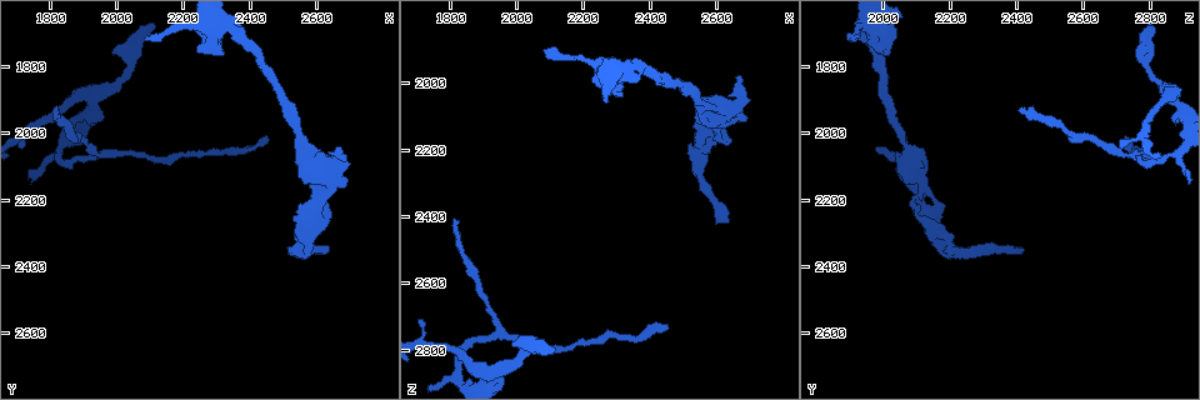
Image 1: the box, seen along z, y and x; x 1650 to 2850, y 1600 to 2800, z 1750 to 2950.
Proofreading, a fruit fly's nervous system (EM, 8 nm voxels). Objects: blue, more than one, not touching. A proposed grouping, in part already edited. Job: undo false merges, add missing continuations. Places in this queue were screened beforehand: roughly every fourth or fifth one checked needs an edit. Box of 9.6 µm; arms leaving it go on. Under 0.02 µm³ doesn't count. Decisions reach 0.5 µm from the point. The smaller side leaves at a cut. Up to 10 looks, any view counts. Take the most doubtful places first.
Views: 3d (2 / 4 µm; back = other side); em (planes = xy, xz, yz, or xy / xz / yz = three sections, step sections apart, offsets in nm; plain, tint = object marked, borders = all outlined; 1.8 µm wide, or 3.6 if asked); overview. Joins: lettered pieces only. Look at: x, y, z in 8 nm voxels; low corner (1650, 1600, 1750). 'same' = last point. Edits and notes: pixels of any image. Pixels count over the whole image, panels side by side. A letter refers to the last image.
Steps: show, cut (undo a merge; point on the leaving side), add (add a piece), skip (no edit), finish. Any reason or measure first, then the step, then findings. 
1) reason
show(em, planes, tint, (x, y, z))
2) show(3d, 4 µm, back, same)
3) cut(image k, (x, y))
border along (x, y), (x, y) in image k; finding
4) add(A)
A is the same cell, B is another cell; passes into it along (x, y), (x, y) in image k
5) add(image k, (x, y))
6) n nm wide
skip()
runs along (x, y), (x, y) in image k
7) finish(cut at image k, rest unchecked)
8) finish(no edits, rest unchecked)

show(3d, 2 µm, (2560, 2010, 2060))

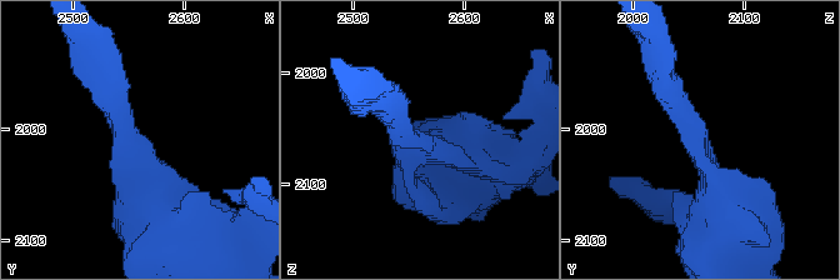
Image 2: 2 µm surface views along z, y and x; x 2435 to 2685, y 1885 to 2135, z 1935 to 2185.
3 arms; arms of 190, 200, 380 nm; shape alone is not enough
show(em, planes, plain, (2556, 2014, 2062))

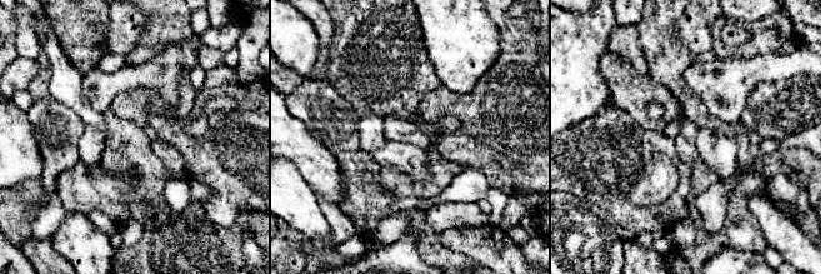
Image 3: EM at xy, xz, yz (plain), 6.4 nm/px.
see the neighbours
show(em, planes, borders, same)

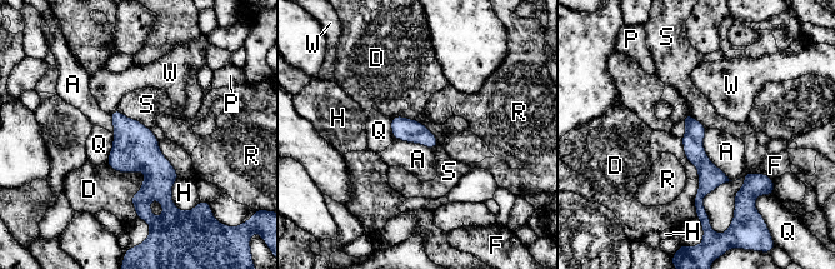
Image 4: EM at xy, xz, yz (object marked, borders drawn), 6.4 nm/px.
skip()
A, D, F, H, P, Q, R, S and W are other cells; border along (705, 129), (706, 157), (733, 180) in image 4; continuous, no second neuron

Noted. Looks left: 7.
end of a long branch
show(em, planes, borders, (2460, 2020, 2740))

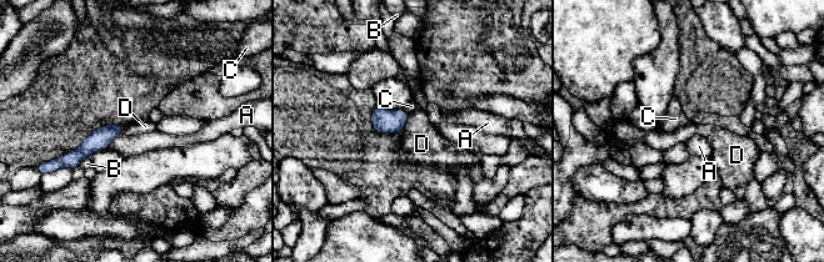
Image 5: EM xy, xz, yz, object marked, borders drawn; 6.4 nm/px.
100 nm wide
add(C)
C is the same cell, A, B and D are other cells; passes into it along (385, 121), (405, 112), (412, 106) in image 5; the neuron continues

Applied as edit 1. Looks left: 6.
show(overview)

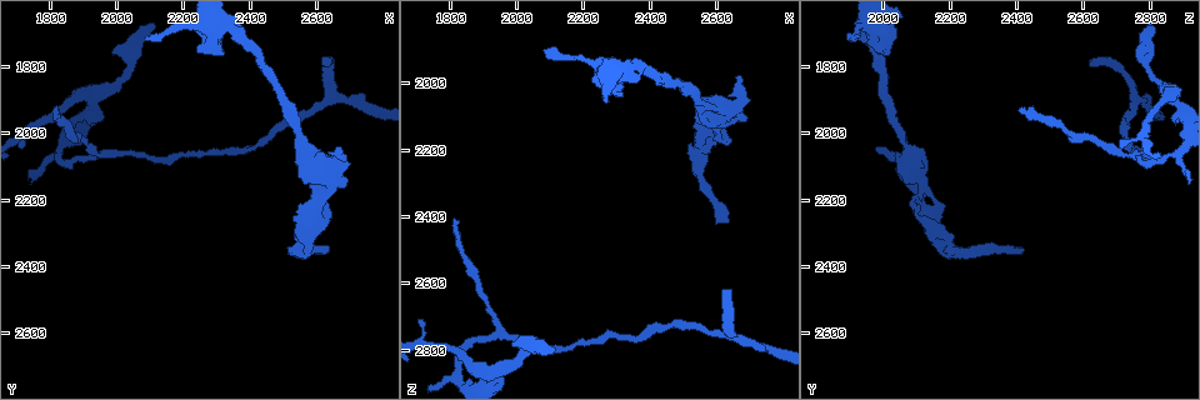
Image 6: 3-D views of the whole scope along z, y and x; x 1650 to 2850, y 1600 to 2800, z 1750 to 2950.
free end
show(em, planes, borders, (2640, 2350, 2410))

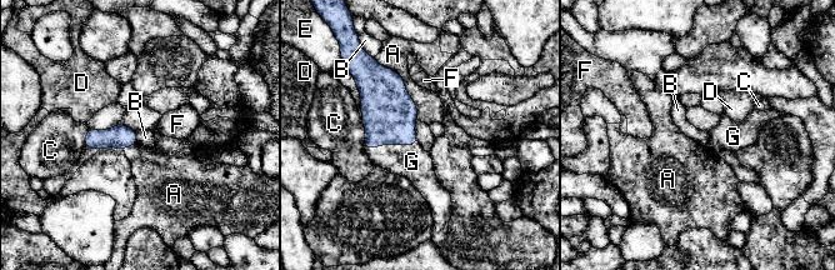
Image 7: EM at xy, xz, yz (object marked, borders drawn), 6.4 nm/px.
150 nm wide
add(G)
G is the same cell, A, B, C, D, E and F are other cells; the neuron continues

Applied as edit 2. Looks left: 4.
an open end
show(3d, 2 µm, (2120, 1680, 2800))

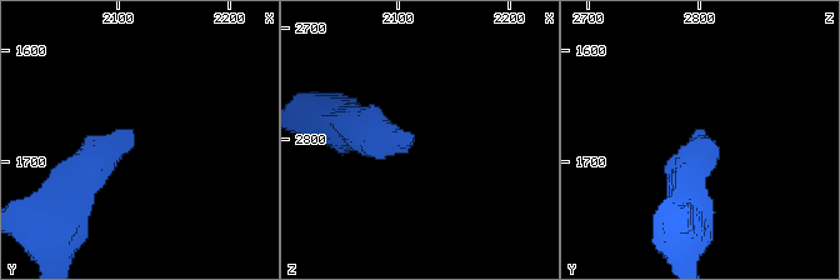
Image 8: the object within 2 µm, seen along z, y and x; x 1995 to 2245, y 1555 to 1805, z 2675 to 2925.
shape alone is not enough
show(em, planes, tint, (2114, 1680, 2796))

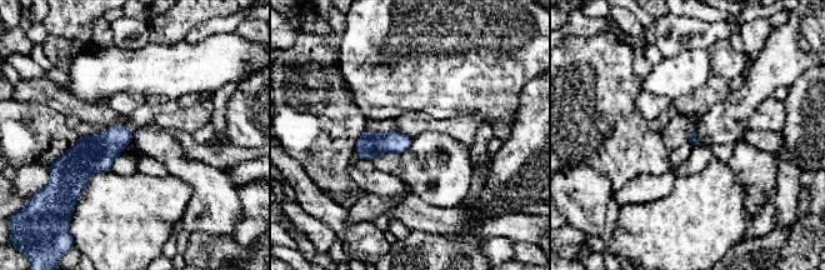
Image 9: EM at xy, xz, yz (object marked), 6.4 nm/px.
see the neighbours
show(em, planes, borders, same)

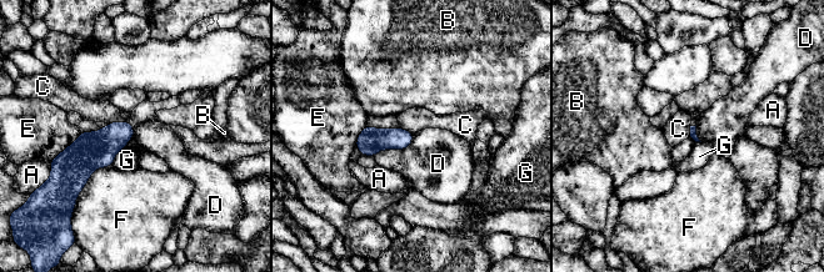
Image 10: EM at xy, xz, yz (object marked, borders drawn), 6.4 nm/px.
skip()
A, B, C, D, E, F and G are other cells; border along (129, 121), (113, 121), (108, 125) in image 10; no lettered piece goes on from it

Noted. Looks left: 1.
finish(add at image 5, add at image 7, rest unchecked)

